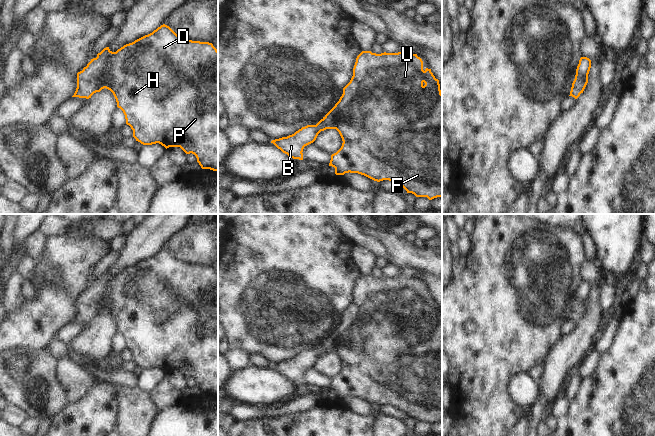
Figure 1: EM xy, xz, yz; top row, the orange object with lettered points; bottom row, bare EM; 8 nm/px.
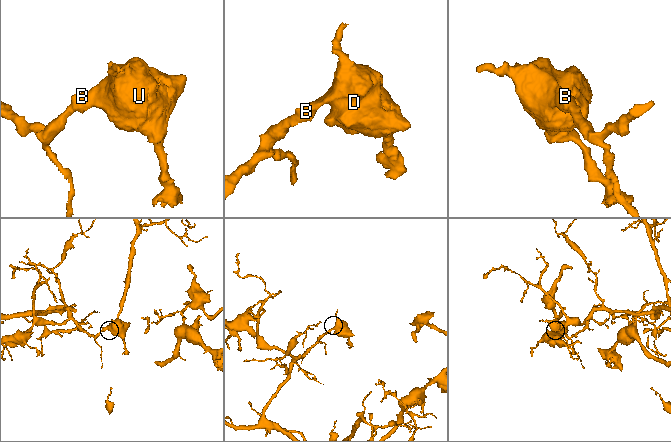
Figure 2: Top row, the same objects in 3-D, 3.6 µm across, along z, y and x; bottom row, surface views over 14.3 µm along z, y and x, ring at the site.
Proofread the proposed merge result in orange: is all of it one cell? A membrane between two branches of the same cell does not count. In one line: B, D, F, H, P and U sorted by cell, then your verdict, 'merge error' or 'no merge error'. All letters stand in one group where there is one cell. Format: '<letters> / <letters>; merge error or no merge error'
B D F H P U; no merge error

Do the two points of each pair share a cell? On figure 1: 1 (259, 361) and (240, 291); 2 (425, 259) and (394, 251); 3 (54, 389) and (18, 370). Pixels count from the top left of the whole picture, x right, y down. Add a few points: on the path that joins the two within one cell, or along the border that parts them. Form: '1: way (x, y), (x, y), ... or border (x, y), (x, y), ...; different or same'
1: border (249, 353), (258, 353), (271, 364); different
2: way (417, 258), (402, 253); same
3: way (45, 385), (31, 377), (27, 377); same

